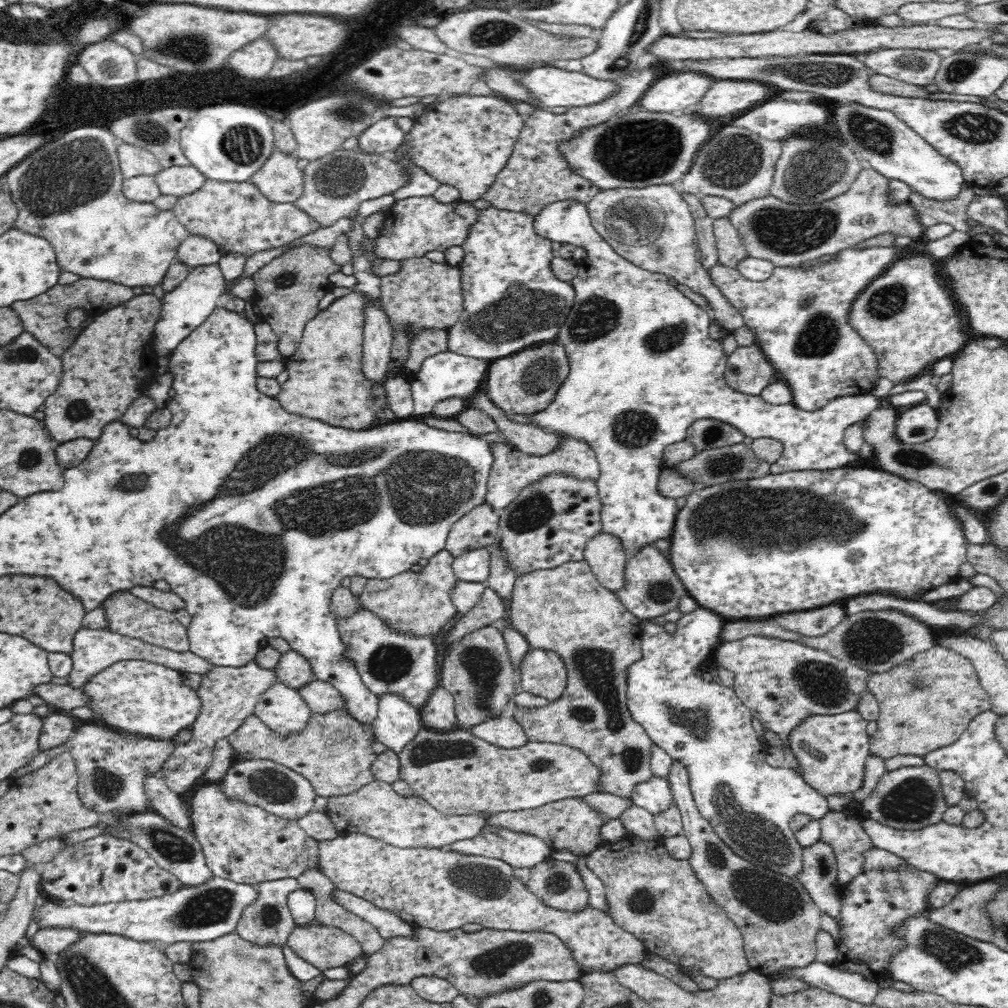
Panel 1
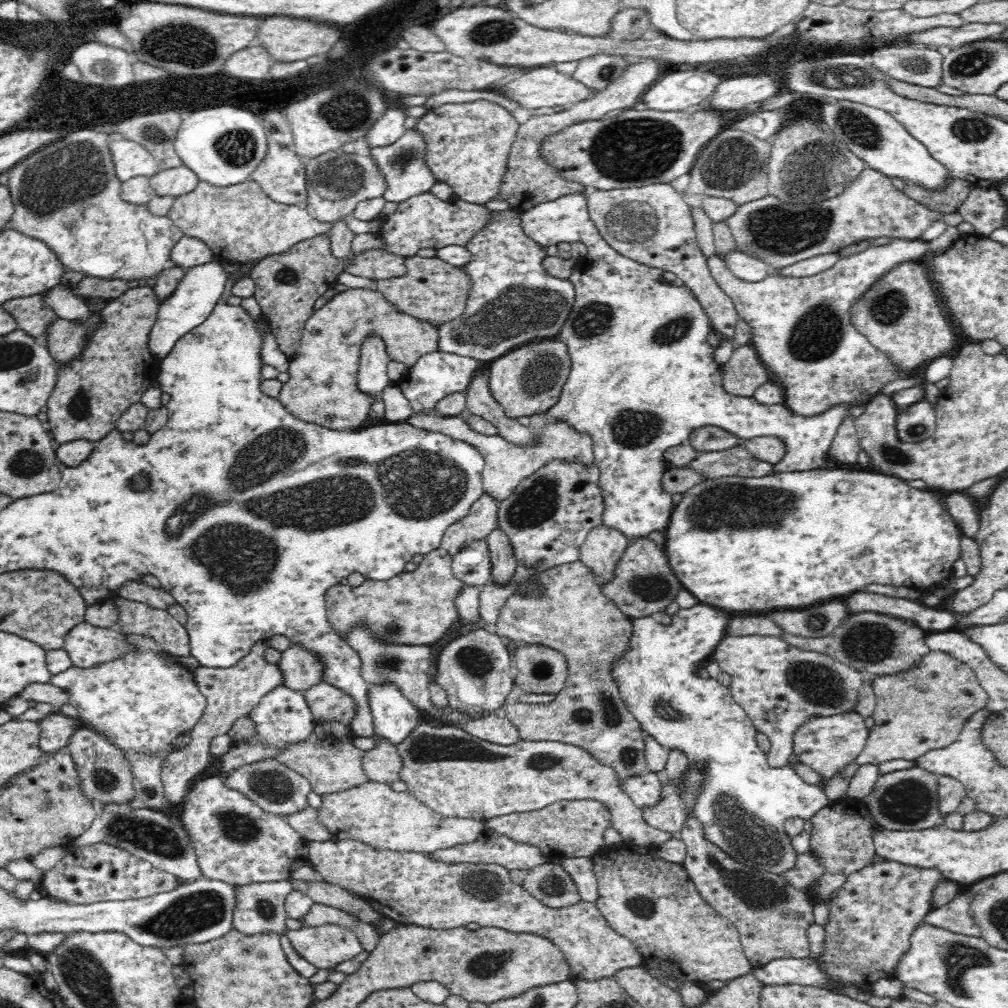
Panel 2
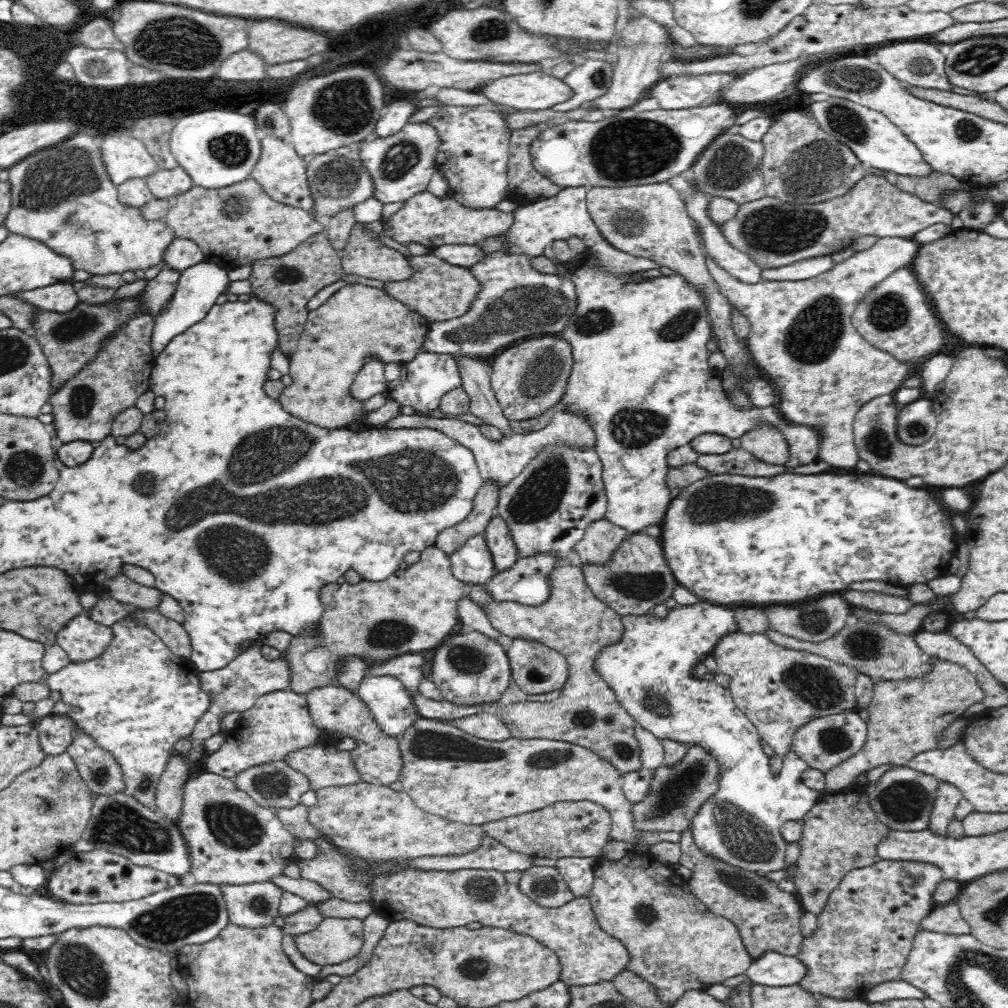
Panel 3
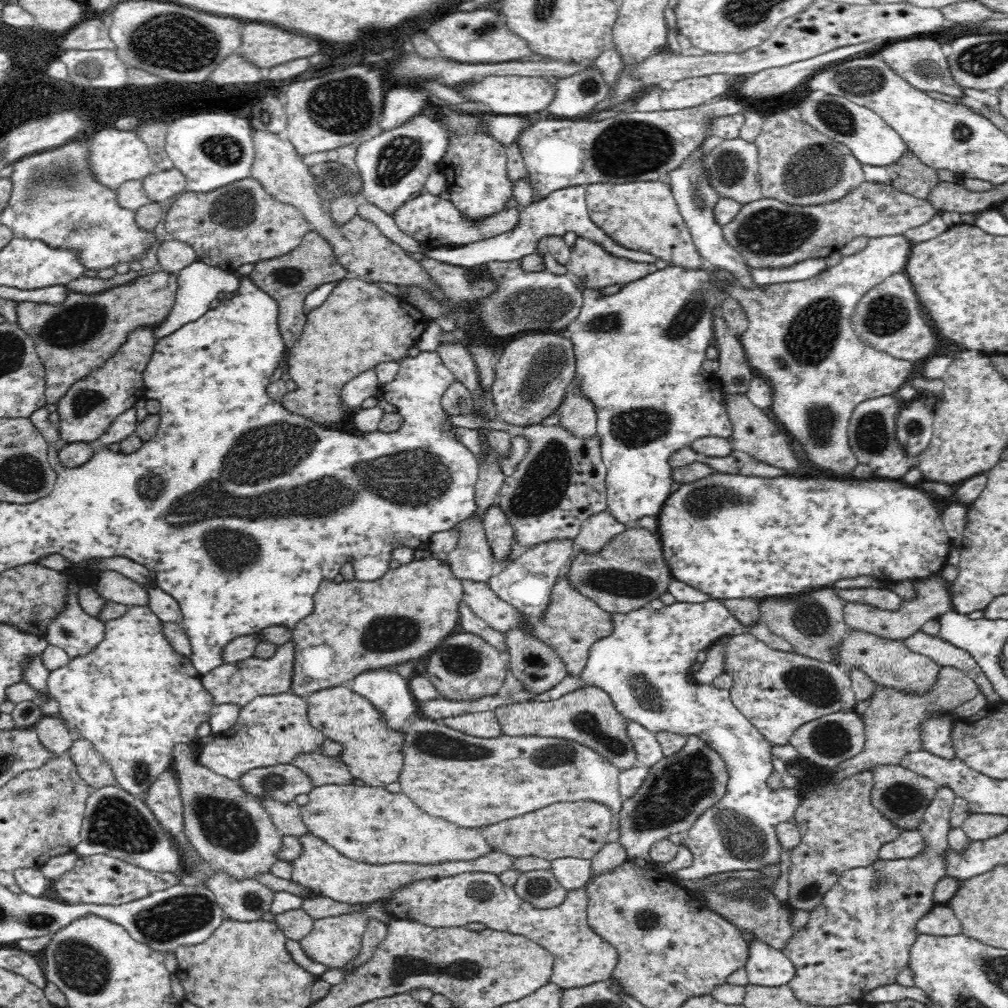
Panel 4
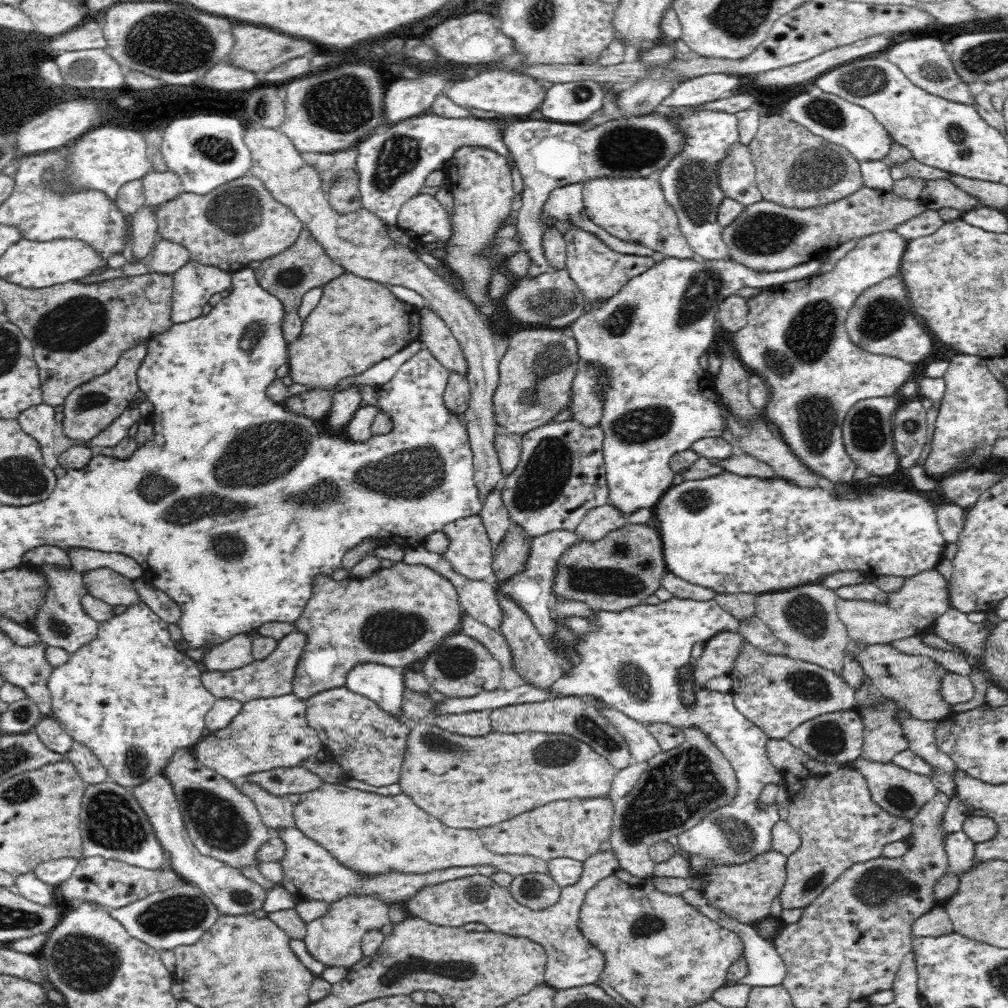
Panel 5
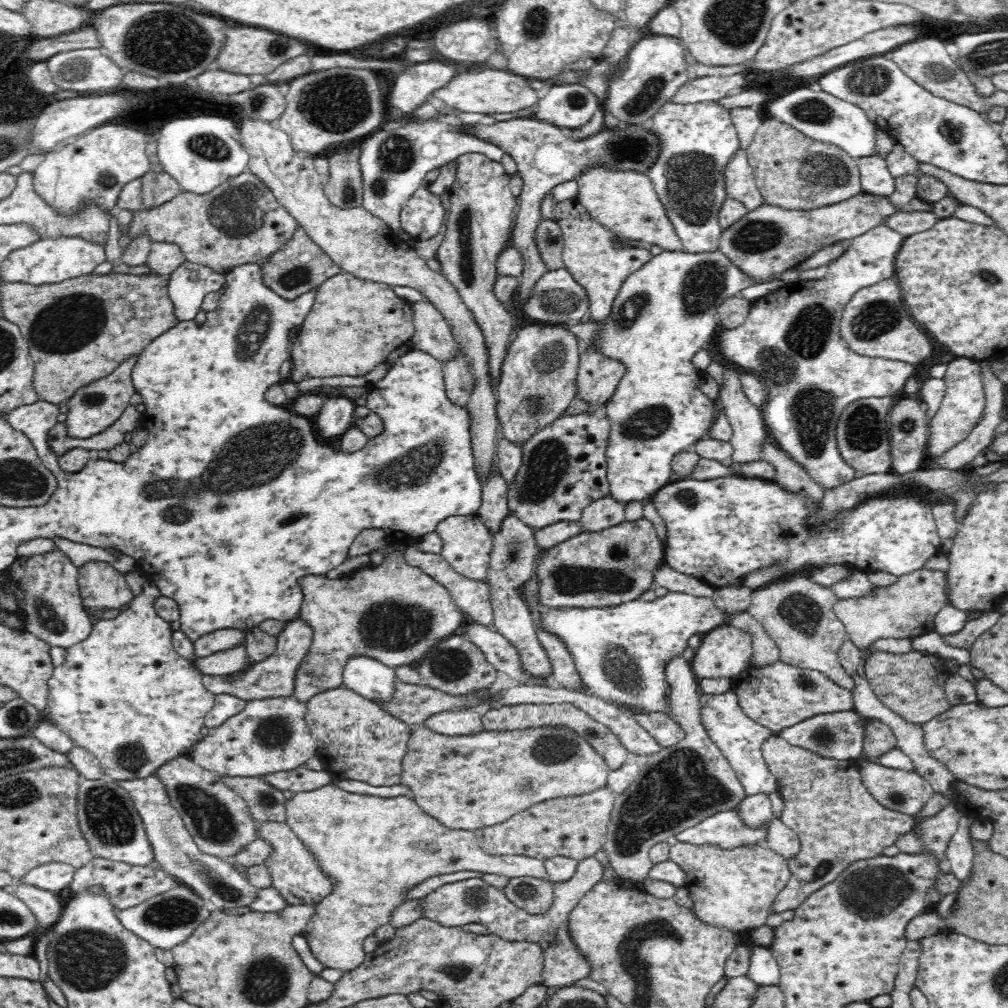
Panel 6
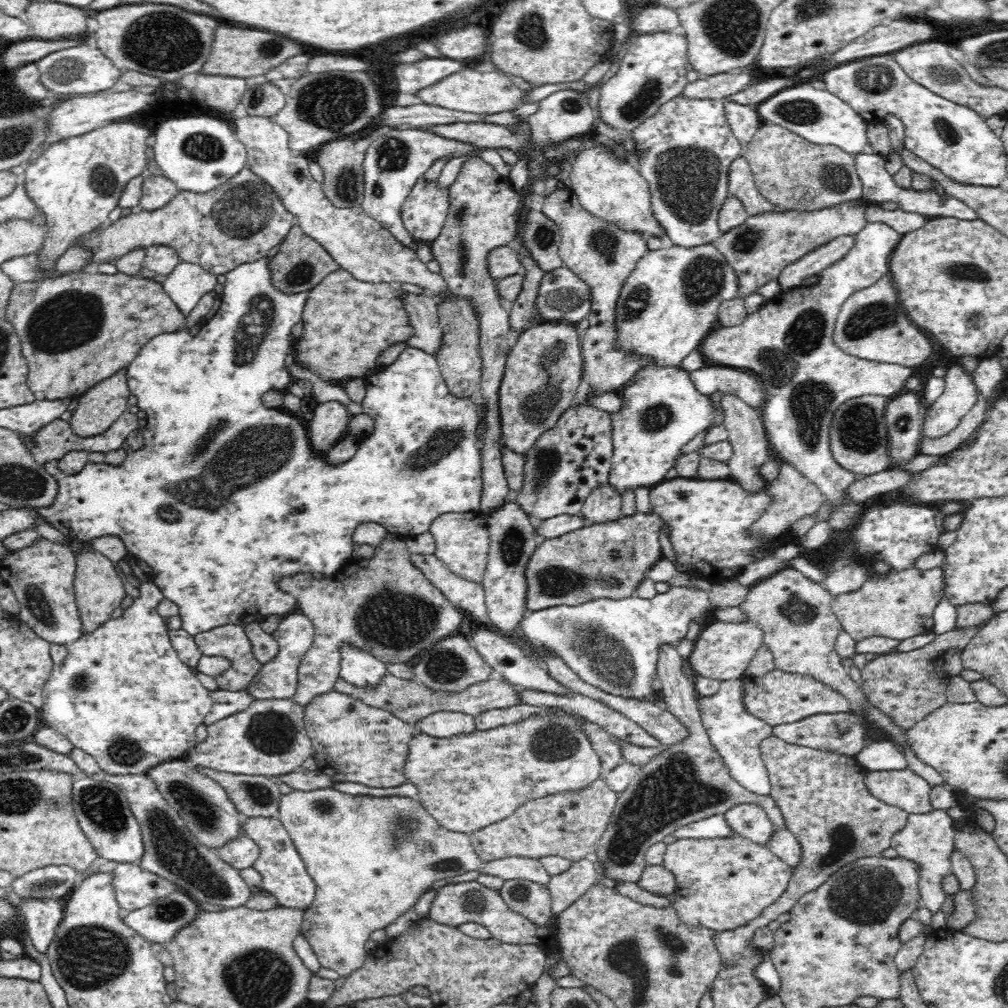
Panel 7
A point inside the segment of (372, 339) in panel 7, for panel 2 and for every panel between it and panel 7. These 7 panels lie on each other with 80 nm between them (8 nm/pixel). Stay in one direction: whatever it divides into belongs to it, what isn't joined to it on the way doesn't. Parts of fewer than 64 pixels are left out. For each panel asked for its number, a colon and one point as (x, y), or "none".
2: (323, 388)
3: (357, 320)
4: (340, 339)
5: (358, 322)
6: (354, 324)

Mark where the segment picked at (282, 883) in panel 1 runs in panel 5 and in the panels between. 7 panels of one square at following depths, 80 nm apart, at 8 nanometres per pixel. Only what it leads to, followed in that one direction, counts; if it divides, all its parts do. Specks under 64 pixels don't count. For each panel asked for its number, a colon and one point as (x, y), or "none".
2: (260, 909)
3: (253, 905)
4: (248, 900)
5: (233, 894)

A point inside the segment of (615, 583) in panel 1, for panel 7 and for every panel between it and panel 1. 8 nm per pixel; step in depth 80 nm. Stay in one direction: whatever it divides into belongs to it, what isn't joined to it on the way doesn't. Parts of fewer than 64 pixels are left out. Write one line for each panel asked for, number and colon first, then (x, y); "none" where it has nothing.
2: (601, 551)
3: (602, 539)
4: (595, 533)
5: (600, 521)
6: (599, 514)
7: (604, 505)

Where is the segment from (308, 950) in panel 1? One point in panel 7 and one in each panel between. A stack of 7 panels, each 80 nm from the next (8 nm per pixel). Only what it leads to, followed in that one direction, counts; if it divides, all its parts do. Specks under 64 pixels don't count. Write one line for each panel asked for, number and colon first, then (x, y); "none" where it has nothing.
2: (327, 946)
3: (335, 940)
4: (334, 941)
5: (334, 939)
6: (375, 847)
7: (371, 857)

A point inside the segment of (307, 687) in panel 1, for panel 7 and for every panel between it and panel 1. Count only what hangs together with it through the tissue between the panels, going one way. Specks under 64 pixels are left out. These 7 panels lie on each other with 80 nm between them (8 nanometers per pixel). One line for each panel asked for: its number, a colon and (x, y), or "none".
2: (327, 703)
3: (377, 757)
4: (374, 753)
5: (369, 744)
6: (357, 739)
7: (352, 741)

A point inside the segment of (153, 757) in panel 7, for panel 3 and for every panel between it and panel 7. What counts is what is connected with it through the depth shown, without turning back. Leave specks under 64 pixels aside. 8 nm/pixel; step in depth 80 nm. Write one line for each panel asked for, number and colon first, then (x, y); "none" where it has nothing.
3: (137, 700)
4: (134, 698)
5: (132, 697)
6: (124, 693)

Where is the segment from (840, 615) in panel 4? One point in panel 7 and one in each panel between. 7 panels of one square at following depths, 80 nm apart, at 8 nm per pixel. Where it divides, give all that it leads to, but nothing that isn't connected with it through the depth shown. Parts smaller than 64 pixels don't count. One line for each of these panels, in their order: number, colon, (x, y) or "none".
5: (806, 619)
6: (797, 613)
7: (794, 614)

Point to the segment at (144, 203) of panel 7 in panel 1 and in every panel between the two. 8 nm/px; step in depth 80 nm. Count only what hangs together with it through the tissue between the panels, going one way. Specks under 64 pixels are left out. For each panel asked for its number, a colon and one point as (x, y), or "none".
1: (179, 181)
2: (175, 182)
3: (165, 183)
4: (160, 185)
5: (159, 187)
6: (156, 188)

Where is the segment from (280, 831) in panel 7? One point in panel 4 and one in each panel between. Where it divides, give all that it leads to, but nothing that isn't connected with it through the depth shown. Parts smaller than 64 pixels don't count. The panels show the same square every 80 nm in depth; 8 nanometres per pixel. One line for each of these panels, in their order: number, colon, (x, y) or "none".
4: (321, 867)
5: (310, 872)
6: (296, 874)

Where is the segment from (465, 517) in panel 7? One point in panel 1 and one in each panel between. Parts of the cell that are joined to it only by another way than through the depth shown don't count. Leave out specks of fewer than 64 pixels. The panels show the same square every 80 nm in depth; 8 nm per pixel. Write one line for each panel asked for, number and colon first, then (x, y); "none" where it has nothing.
1: (473, 566)
2: (472, 565)
3: (472, 563)
4: (472, 559)
5: (470, 552)
6: (467, 544)

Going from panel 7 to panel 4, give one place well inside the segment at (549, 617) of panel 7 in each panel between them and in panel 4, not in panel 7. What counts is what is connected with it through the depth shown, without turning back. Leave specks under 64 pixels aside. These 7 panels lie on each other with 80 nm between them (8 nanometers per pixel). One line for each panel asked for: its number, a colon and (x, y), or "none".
4: (645, 665)
5: (631, 660)
6: (621, 654)

